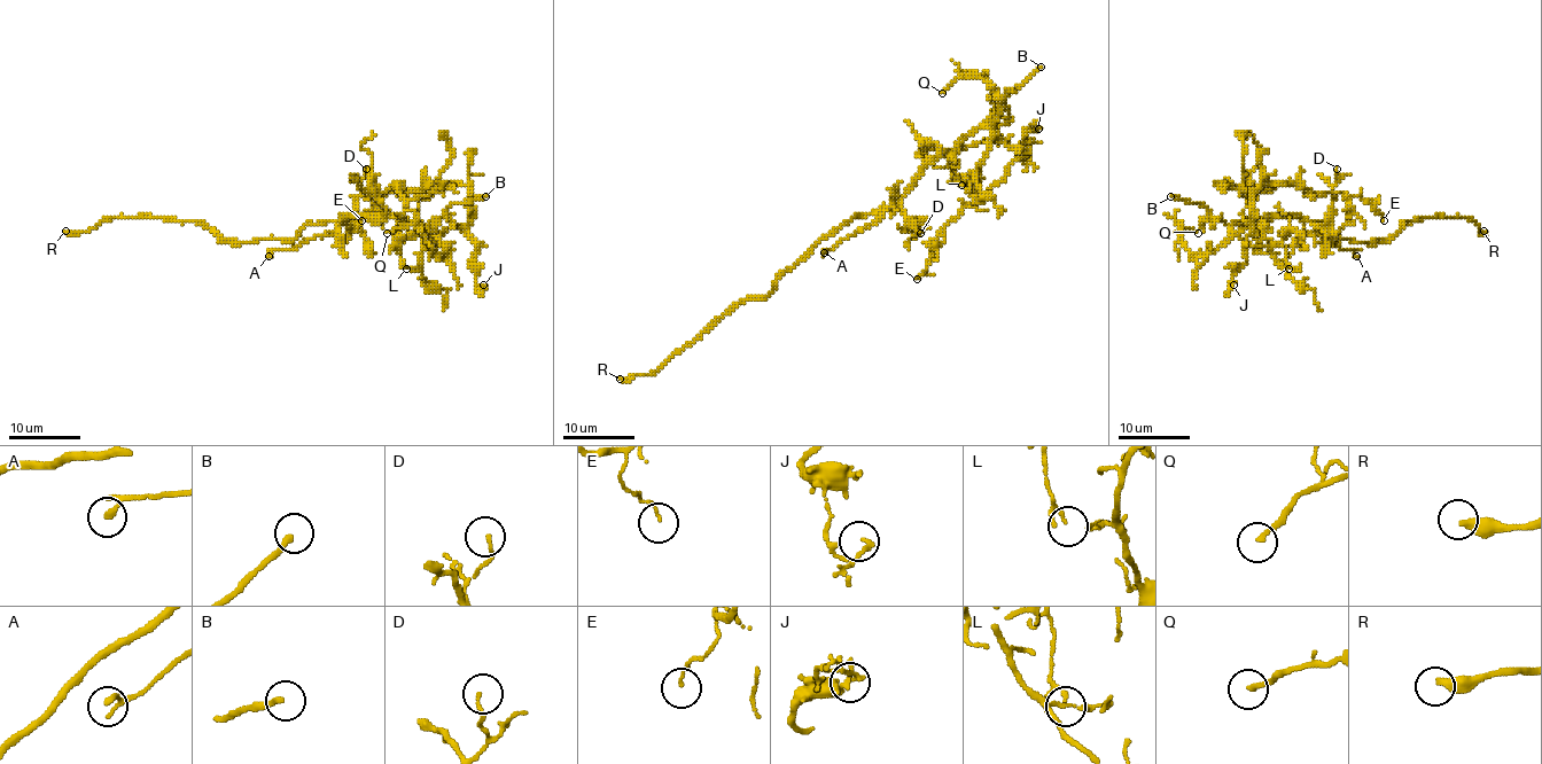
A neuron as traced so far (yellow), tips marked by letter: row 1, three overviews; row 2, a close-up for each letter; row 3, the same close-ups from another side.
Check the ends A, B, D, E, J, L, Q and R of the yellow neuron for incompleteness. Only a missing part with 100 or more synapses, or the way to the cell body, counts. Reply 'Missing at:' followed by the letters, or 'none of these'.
Missing at: B, R

